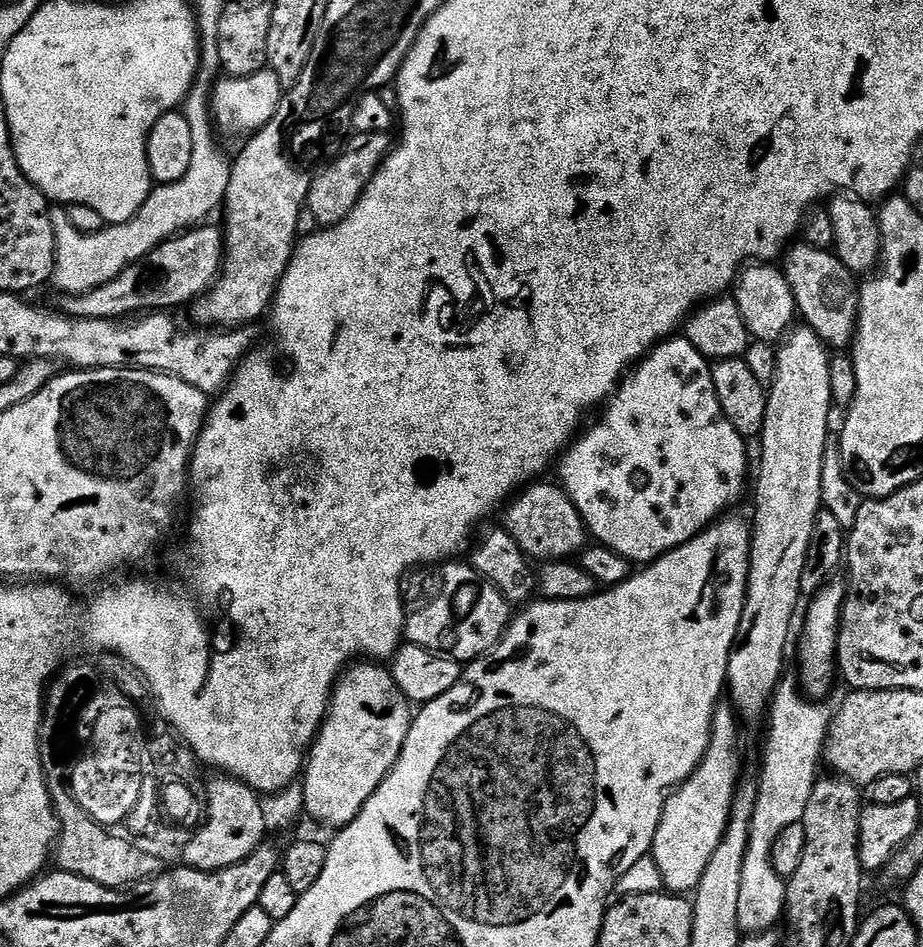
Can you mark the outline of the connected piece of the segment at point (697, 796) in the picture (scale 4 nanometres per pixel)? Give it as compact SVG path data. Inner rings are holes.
M720 706L716 709L712 719L712 741L702 762L696 767L696 773L665 799L660 825L652 843L650 855L654 858L654 862L658 862L658 870L662 870L662 882L665 889L672 894L695 893L698 882L702 882L702 874L706 870L706 865L710 863L710 858L714 858L714 850L718 850L718 842L722 842L722 838L726 834L736 789L742 783L742 777L740 777L740 728L736 725L738 716L731 707L728 707L729 709L724 707Z

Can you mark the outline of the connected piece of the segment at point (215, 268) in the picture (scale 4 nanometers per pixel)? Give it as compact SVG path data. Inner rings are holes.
M205 222L159 244L150 254L134 262L118 278L77 296L61 295L59 311L87 320L123 320L149 310L172 310L191 305L216 283L224 266L224 233Z

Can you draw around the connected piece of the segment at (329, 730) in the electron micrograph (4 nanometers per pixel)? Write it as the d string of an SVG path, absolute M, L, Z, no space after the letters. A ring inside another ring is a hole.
M358 662L345 671L332 691L328 718L302 772L307 819L317 820L331 830L354 822L398 762L413 719L410 701L398 690L387 667L376 662Z

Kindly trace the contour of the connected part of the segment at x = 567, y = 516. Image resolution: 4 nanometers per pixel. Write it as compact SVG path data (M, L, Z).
M544 482L529 483L503 509L503 527L507 528L514 542L518 542L524 555L533 561L568 560L584 551L590 540L588 529L585 528L584 520L578 514L574 502L564 493L559 483L540 483Z

